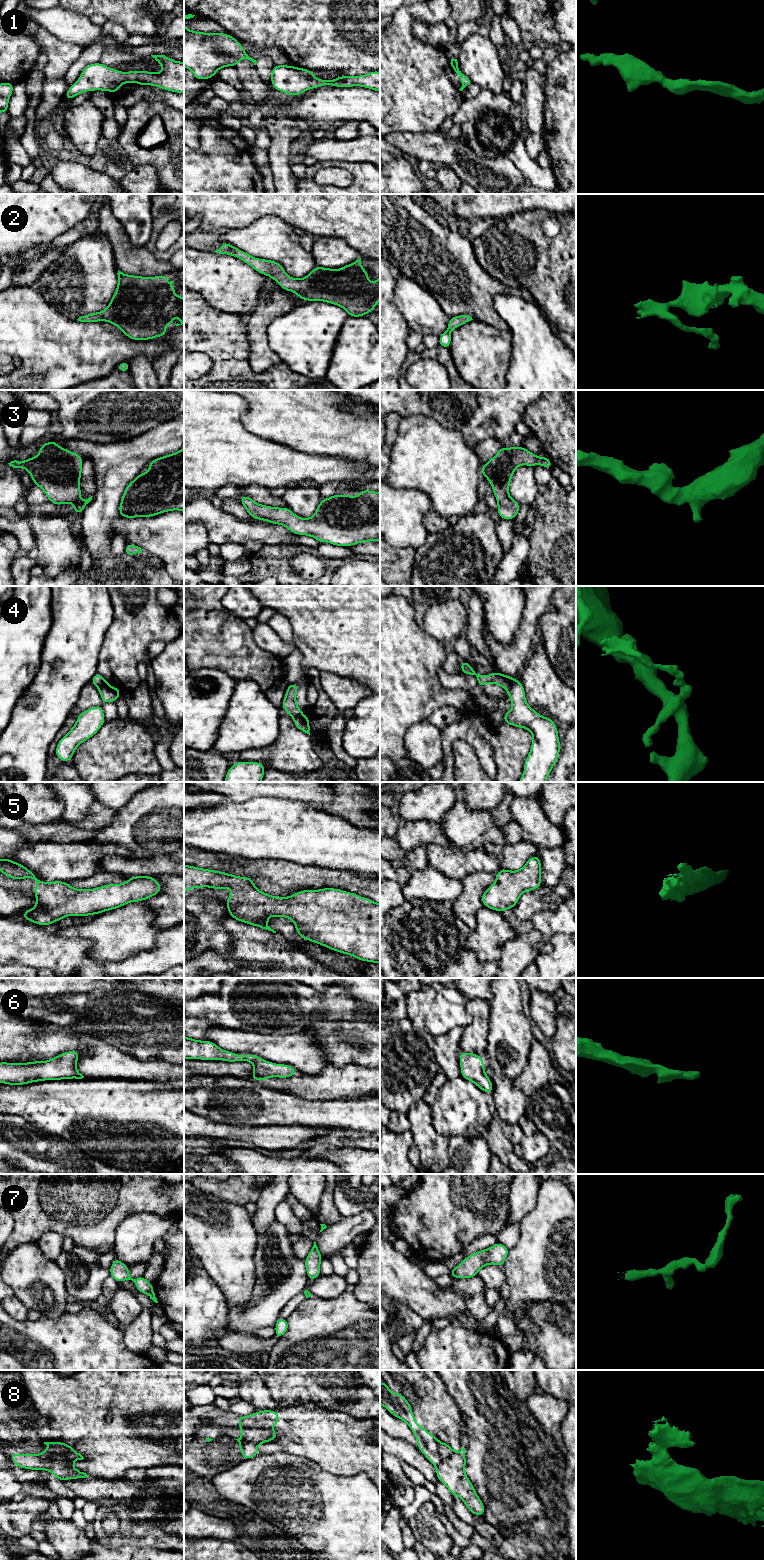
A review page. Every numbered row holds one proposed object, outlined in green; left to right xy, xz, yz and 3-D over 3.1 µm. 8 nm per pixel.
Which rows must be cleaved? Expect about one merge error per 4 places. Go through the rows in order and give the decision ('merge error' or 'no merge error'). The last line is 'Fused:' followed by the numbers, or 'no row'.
1: no merge error
2: no merge error
3: no merge error
4: merge error
5: no merge error
6: no merge error
7: no merge error
8: merge error
Fused: 4, 8

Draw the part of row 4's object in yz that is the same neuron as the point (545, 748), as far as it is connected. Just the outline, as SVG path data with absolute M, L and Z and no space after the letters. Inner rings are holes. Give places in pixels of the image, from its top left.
M519 680L512 684L508 695L512 708L510 712L503 713L503 723L525 728L533 735L519 782L546 782L561 749L557 726L552 718L543 717L528 705Z

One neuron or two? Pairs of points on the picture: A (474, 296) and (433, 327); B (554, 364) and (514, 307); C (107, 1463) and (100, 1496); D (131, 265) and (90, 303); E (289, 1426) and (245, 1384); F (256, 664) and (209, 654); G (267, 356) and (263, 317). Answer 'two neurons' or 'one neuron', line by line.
A: two neurons
B: one neuron
C: two neurons
D: two neurons
E: two neurons
F: one neuron
G: one neuron

